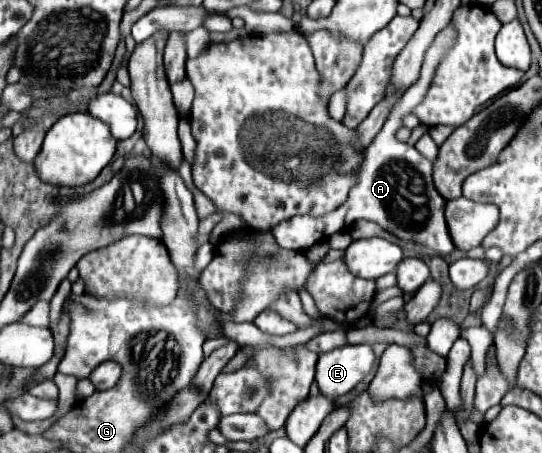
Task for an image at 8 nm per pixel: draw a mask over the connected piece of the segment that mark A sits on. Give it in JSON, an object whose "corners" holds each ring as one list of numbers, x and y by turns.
{"corners":[[449,22,443,28,443,32,439,32,439,38,435,38,435,42,427,50,427,58,423,60,423,70,419,72,419,82,415,82,415,86,411,86,411,90,407,90,407,94,403,94,403,98,399,100,399,106,395,106,391,110,381,132,365,148,365,152,363,152,365,160,359,168,357,184,351,188,347,202,321,218,295,216,291,220,277,224,277,228,273,228,273,234,277,234,279,246,283,246,287,250,295,250,295,252,305,252,313,244,327,240,331,234,351,228,351,224,357,220,371,220,371,222,377,222,381,228,385,228,389,234,403,238,403,240,421,242,421,244,429,246,431,250,439,252,441,256,447,256,455,250,455,246,449,238,445,216,443,216,445,200,439,196,439,192,433,186,433,178,431,178,433,162,427,160,425,156,421,156,407,142,399,142,395,138,397,130,403,126,403,116,411,114,411,110,419,102,423,102,423,94,427,94,427,86,431,86,431,78,435,76,437,66,443,60,443,54,453,46,453,42,455,42,455,26,453,26,453,22]]}

